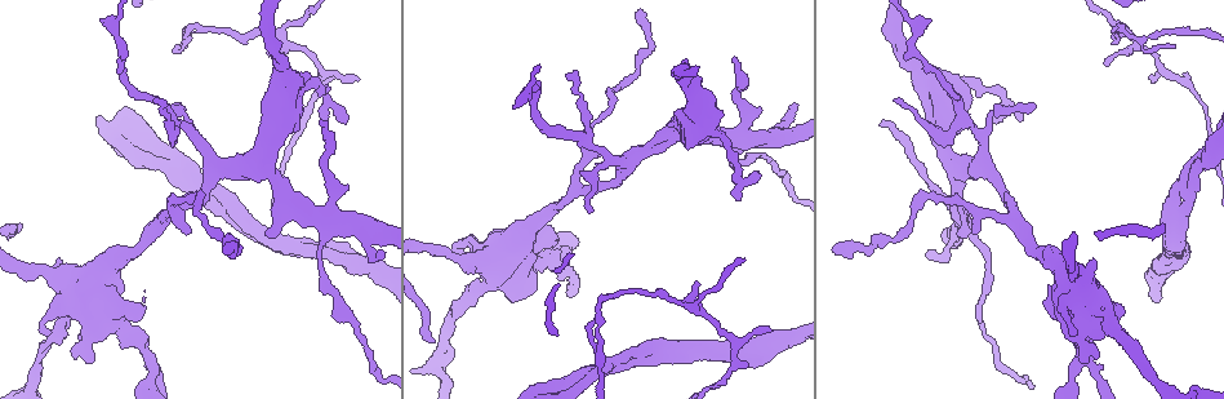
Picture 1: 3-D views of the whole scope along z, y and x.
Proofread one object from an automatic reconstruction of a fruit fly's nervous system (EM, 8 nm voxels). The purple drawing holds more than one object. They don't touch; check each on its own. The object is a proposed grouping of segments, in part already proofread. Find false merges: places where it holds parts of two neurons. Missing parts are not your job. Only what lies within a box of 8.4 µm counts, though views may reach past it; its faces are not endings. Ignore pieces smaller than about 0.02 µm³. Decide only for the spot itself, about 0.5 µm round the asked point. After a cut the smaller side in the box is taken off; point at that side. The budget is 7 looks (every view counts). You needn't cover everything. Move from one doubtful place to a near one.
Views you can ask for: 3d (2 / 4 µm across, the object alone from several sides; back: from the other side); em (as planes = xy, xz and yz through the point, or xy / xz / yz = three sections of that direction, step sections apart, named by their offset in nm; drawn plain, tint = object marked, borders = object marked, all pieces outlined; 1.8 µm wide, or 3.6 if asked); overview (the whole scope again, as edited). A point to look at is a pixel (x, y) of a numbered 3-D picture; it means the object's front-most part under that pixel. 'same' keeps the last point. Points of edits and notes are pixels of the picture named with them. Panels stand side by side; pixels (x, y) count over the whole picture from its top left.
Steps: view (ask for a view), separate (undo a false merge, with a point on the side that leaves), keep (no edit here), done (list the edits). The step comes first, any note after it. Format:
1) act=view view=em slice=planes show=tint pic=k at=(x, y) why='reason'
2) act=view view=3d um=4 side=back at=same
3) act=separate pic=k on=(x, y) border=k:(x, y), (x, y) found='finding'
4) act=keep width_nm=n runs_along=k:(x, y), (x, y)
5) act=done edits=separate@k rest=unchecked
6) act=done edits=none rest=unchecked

act=view view=3d um=4 pic=1 at=(1080, 328) why='sudden change in width'

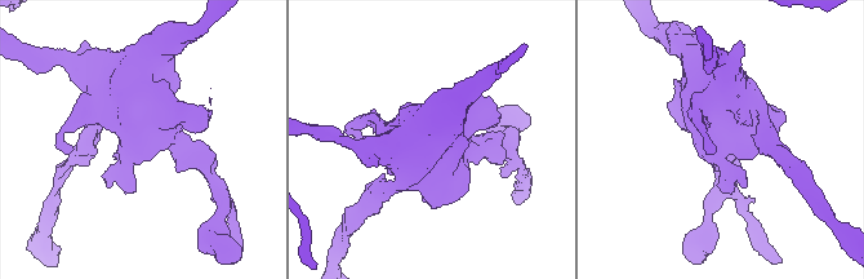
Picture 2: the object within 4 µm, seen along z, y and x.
act=view view=em um=3.6 slice=xz step=16 show=tint pic=2 at=(135, 146) why='shape alone is not enough'

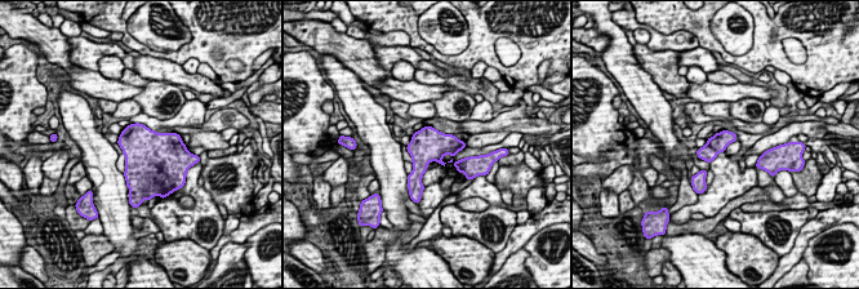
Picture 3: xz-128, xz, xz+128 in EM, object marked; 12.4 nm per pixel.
act=view view=em um=3.6 slice=planes show=tint at=same

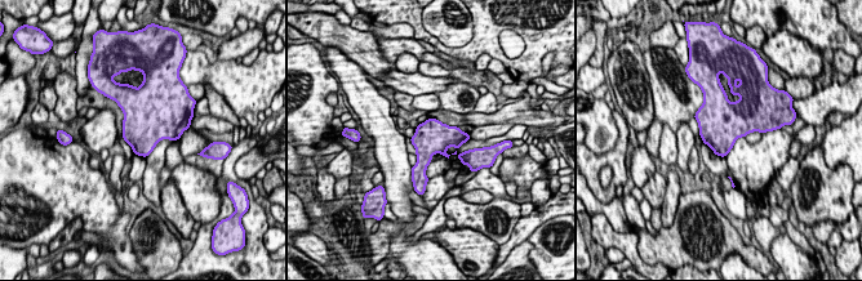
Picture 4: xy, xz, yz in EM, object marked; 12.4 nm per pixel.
act=keep found='one neuron here'

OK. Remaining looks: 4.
act=view view=3d um=2 pic=1 at=(952, 228) why='thick turns thin'

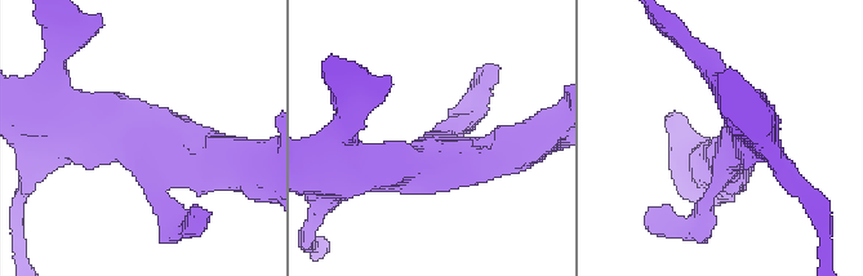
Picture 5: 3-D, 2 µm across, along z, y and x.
act=view view=em slice=xz step=4 show=tint pic=5 at=(154, 147)

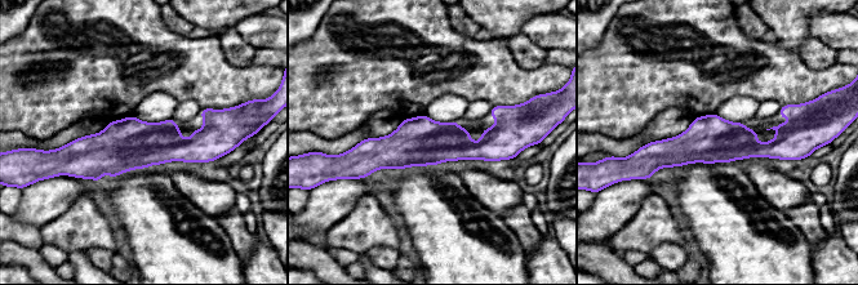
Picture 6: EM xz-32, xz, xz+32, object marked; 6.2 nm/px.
act=view view=em slice=planes show=tint at=same

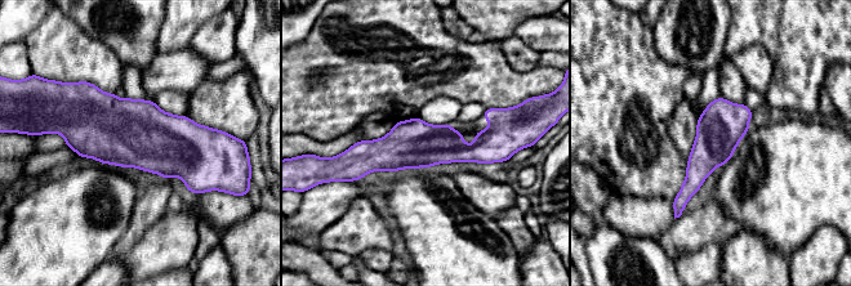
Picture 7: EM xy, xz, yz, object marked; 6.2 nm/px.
act=keep width_nm=300 found='continuous, no second neuron'

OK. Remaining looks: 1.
act=done edits=none rest=unchecked

